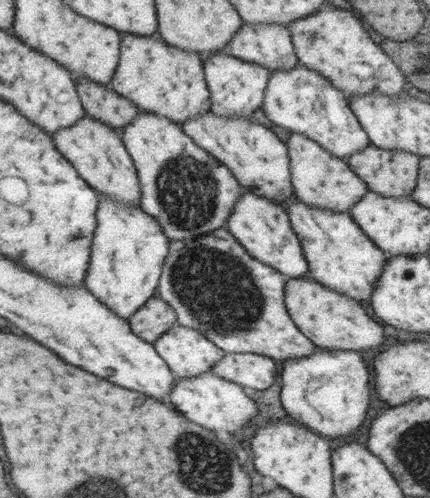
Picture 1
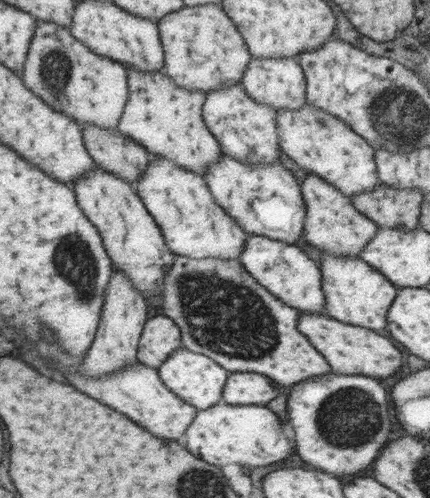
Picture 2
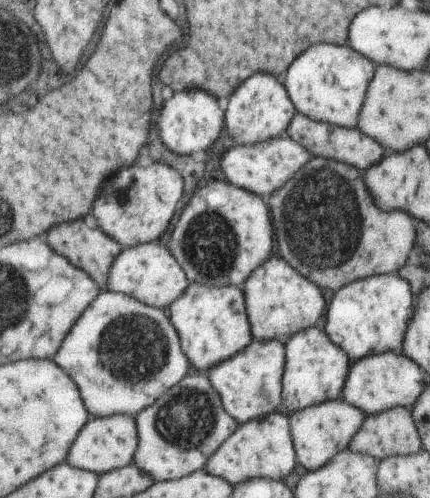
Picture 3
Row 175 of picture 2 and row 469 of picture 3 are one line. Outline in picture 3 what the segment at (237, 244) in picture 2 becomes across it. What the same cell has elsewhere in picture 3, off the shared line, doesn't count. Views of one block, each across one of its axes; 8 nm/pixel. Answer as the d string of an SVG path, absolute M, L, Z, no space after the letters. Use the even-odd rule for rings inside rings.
M195 370L133 418L139 434L133 464L147 472L153 482L179 480L205 468L211 454L215 454L239 426L239 422L225 412L221 396L211 386L207 374Z

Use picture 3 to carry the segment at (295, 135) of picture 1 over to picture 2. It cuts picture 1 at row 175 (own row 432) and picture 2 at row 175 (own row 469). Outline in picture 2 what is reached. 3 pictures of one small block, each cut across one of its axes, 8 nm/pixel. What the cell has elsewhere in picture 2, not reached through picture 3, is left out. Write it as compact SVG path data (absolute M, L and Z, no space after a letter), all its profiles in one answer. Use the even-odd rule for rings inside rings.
M307 172L301 182L303 200L307 204L307 222L303 224L305 244L317 252L333 252L337 256L359 256L361 248L375 236L377 224L359 212L351 198L347 198L341 190L335 190L331 182L323 182L323 178L315 172Z

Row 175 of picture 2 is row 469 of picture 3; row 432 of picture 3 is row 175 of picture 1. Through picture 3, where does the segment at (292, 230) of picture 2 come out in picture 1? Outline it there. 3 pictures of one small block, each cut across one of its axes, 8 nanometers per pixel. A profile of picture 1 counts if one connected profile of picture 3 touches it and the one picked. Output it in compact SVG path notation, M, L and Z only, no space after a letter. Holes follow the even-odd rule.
M203 114L201 118L191 118L179 124L179 128L191 136L191 140L207 150L215 160L231 170L231 174L239 180L239 186L245 190L253 190L267 200L277 204L287 204L291 200L291 184L289 184L289 170L287 152L281 140L271 130L265 130L259 124L249 122L249 118L219 118L217 114Z

